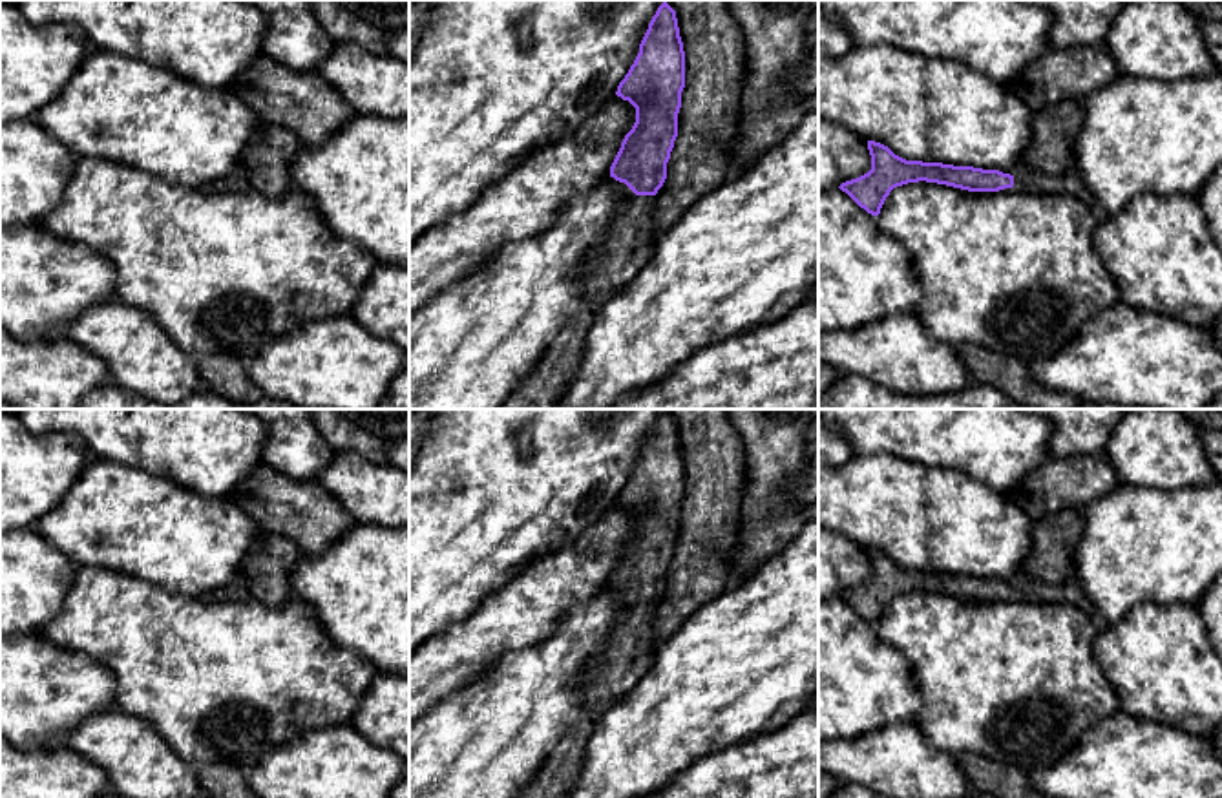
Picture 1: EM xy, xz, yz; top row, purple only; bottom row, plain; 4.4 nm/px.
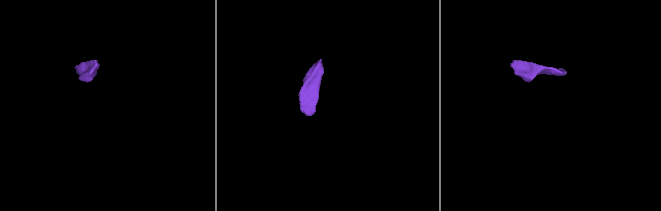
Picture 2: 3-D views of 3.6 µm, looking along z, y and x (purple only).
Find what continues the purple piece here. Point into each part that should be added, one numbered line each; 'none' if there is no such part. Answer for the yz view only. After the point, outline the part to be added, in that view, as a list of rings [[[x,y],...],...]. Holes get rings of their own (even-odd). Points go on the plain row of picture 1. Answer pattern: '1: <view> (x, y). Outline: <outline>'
1: yz (1025, 588). Outline: [[[1019,573],[1014,579],[1014,595],[1021,601],[1069,603],[1072,606],[1080,606],[1090,615],[1100,630],[1107,626],[1107,623],[1094,612],[1085,590],[1074,579],[1059,584],[1043,584]]]

